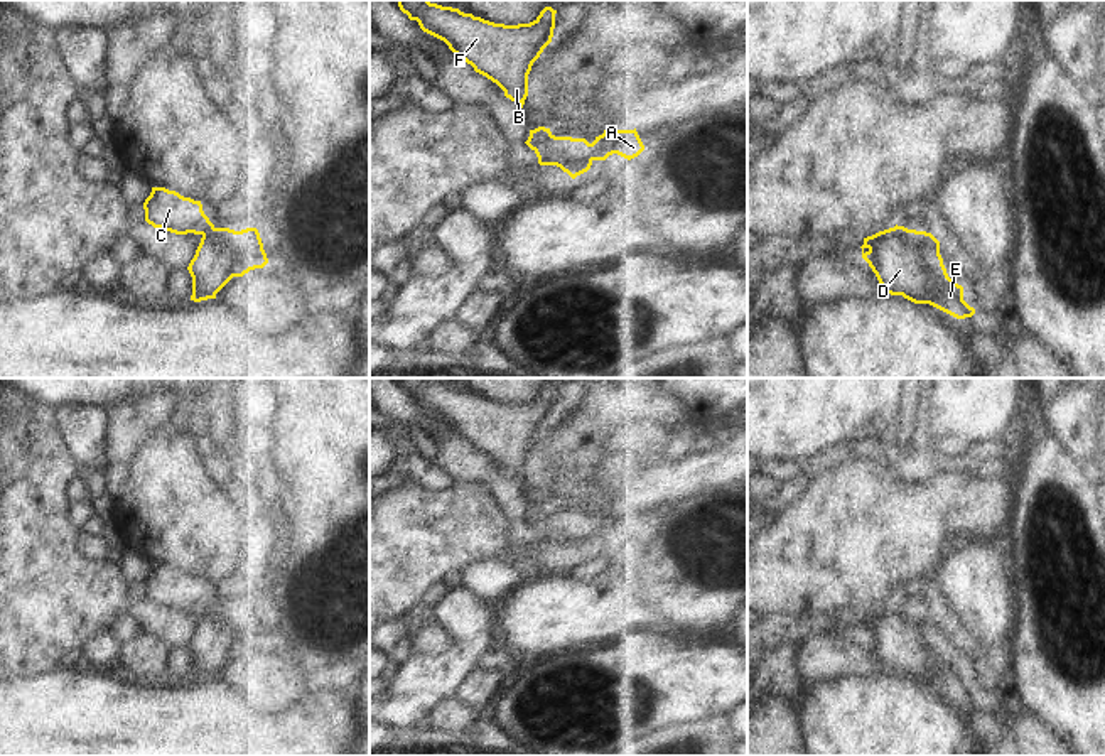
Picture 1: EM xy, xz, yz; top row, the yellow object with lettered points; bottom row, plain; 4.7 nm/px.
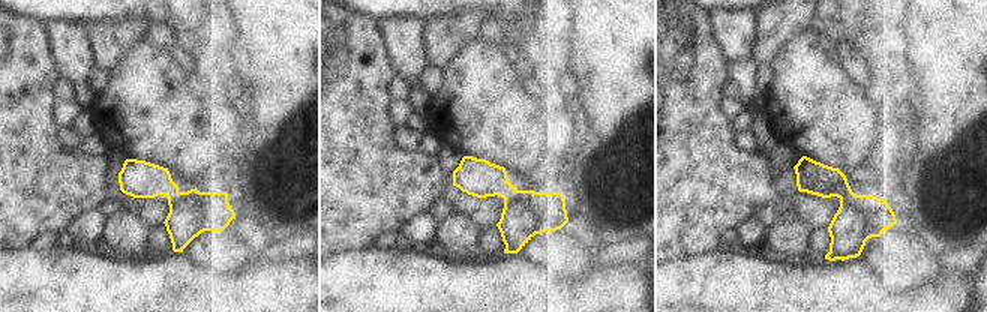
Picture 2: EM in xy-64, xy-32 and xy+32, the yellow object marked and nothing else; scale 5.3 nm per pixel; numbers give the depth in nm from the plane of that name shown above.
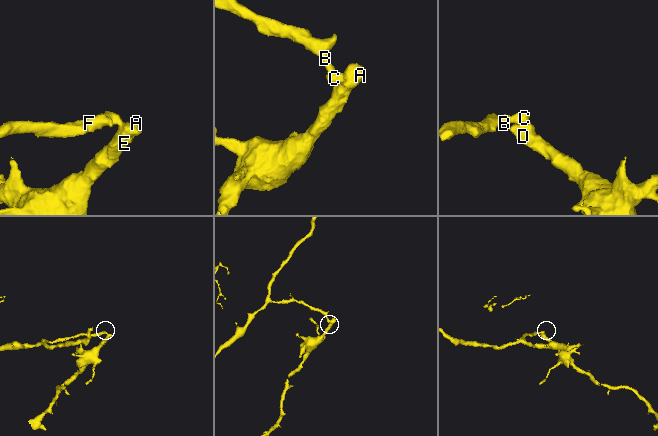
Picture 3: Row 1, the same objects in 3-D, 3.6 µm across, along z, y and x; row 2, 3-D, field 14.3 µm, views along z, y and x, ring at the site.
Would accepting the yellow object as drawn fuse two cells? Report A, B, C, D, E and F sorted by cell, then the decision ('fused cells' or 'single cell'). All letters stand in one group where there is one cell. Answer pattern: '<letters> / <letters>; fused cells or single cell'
A D E / B C F; fused cells

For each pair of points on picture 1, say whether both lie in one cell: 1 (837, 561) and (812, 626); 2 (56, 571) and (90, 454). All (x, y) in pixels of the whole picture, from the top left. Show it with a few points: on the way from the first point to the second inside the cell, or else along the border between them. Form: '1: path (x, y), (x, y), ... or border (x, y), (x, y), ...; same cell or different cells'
1: border (776, 615), (803, 608), (827, 616); different cells
2: border (59, 436), (66, 454), (80, 469); different cells

